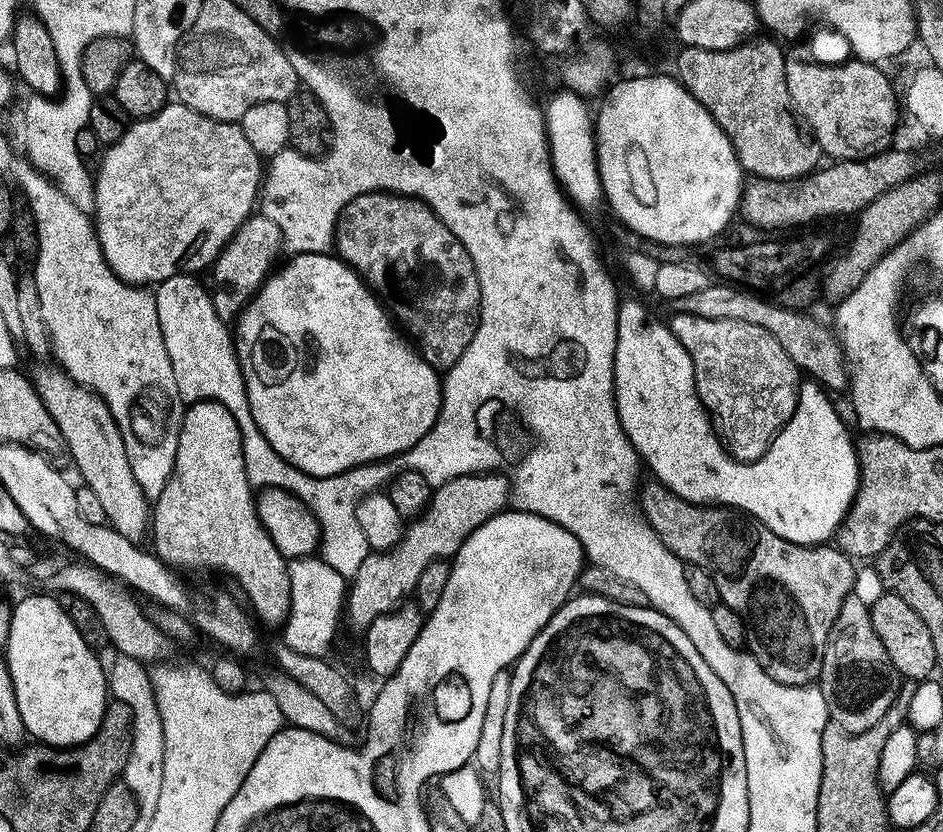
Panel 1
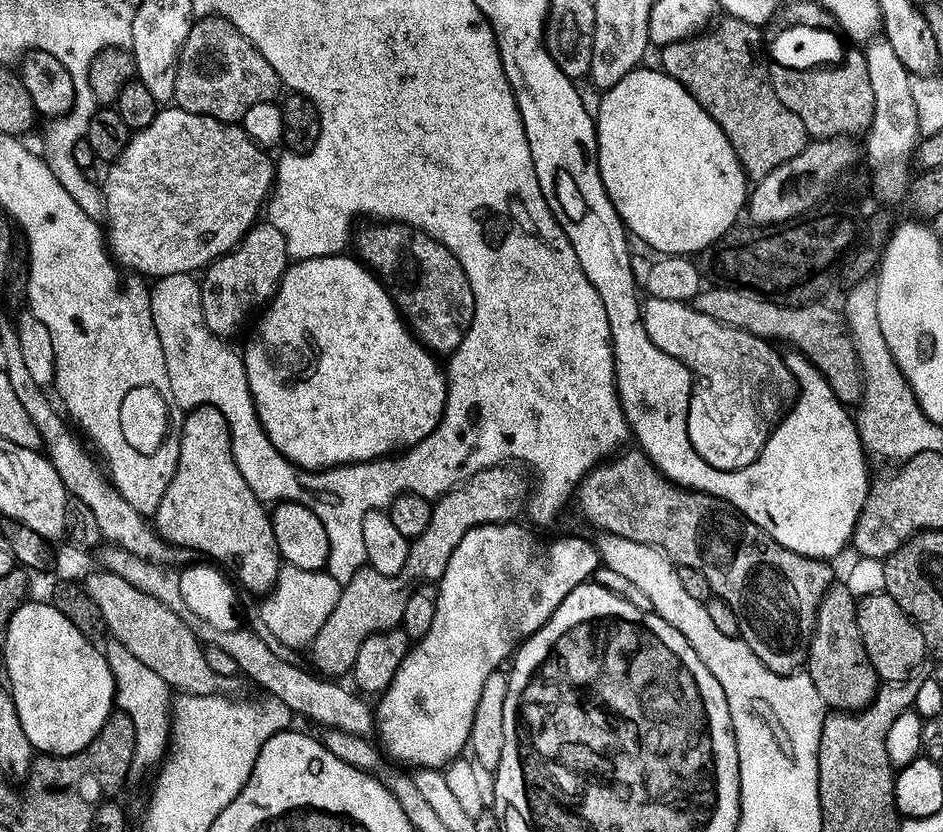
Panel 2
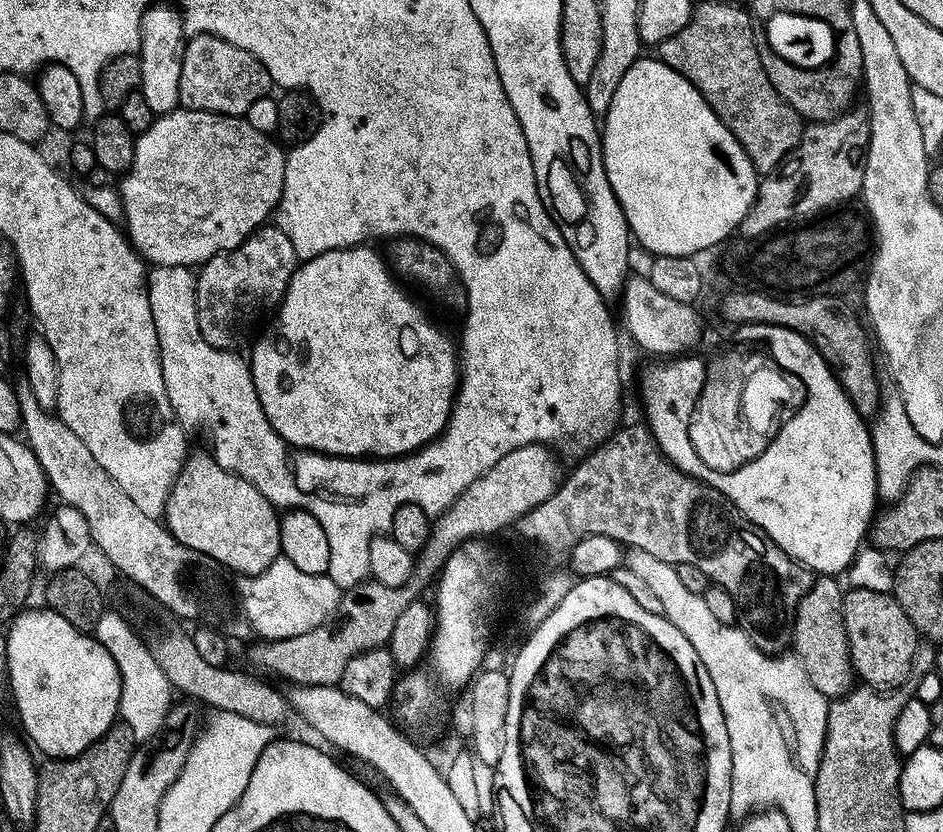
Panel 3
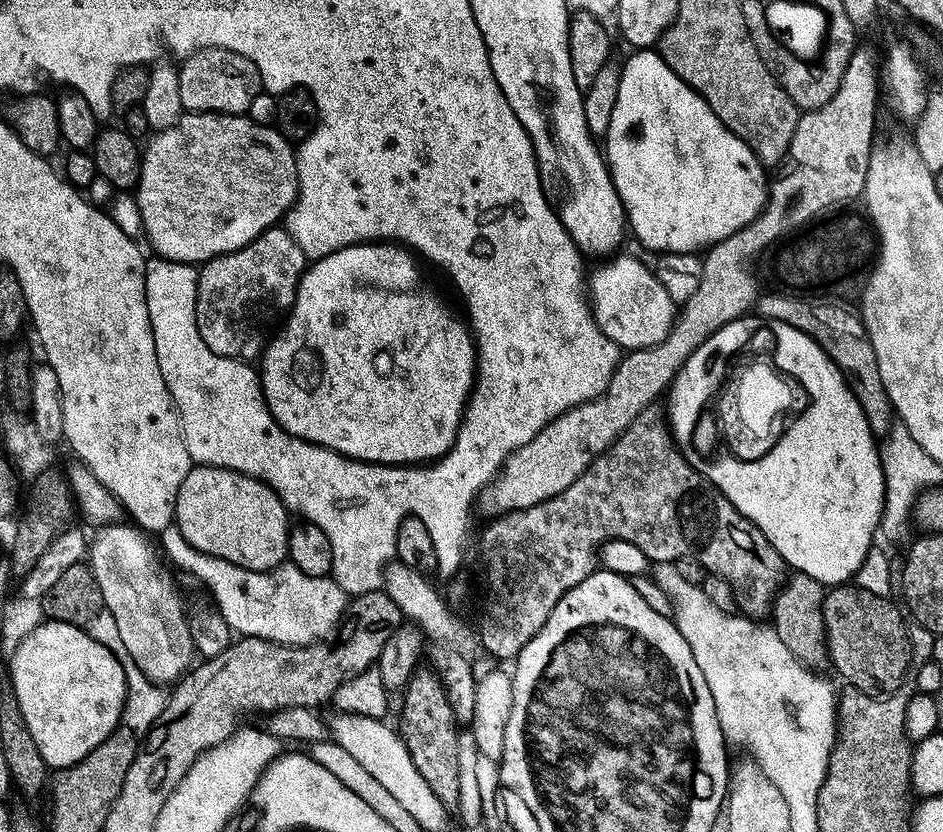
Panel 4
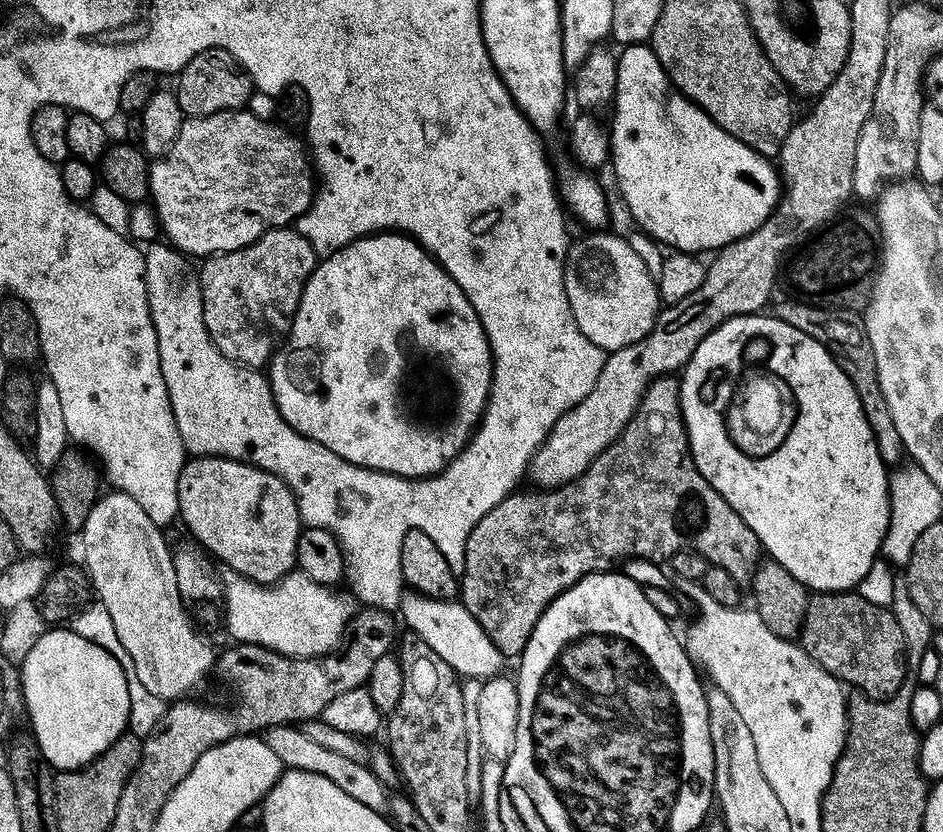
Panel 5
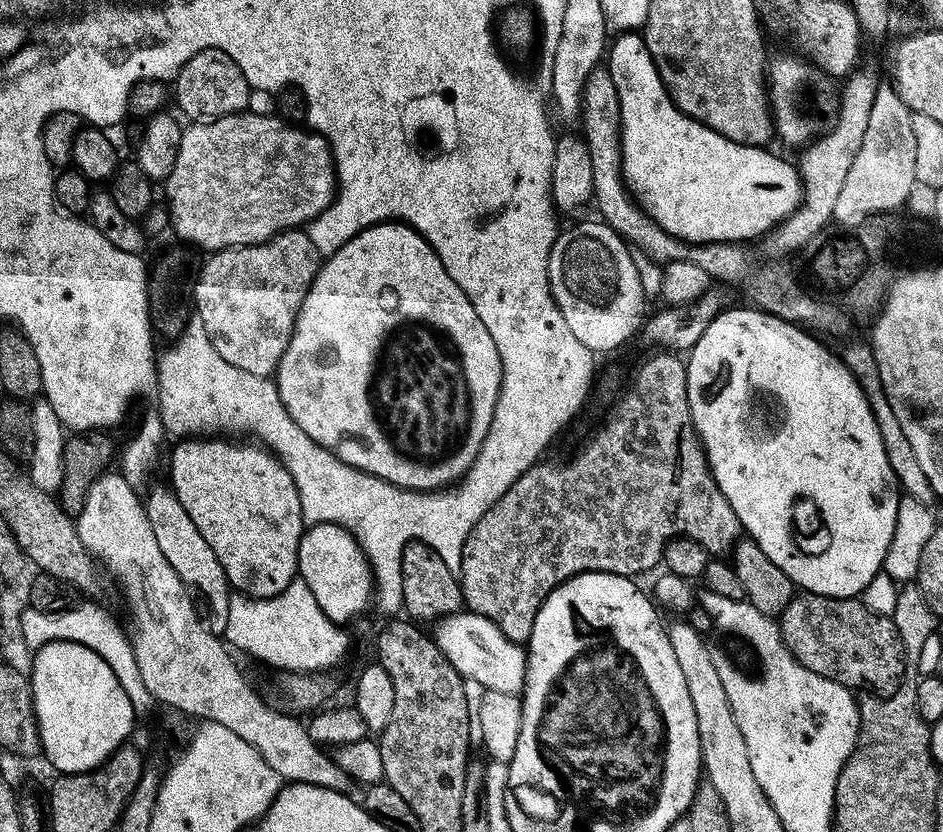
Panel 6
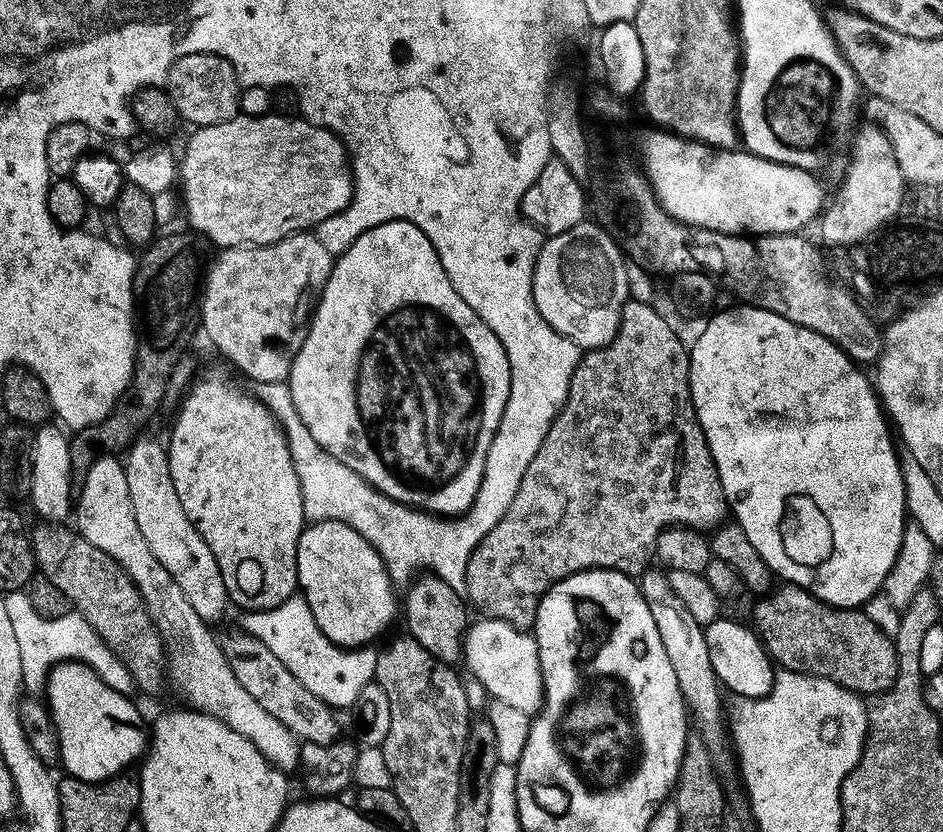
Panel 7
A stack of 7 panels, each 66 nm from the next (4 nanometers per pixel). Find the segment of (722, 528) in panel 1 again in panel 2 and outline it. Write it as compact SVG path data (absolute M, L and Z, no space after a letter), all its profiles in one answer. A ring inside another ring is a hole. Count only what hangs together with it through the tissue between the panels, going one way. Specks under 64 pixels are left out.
M632 446L629 452L623 452L615 458L605 459L584 475L574 493L577 510L594 527L612 536L621 536L621 541L649 544L677 566L702 570L702 574L706 574L706 582L710 582L713 597L725 600L732 607L740 620L740 636L748 643L750 650L758 654L762 663L779 676L801 671L808 658L816 612L823 596L834 583L831 563L786 550L786 546L774 542L766 530L741 516L727 500L705 492L694 492L667 480L639 447Z

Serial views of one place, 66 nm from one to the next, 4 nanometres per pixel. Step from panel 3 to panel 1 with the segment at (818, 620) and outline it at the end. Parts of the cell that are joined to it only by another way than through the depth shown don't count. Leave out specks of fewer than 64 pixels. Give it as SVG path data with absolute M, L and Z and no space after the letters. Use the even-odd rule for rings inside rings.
M854 595L842 602L827 635L818 687L826 700L829 721L845 734L865 732L874 726L874 722L886 714L902 687L880 639L874 634L869 605Z

